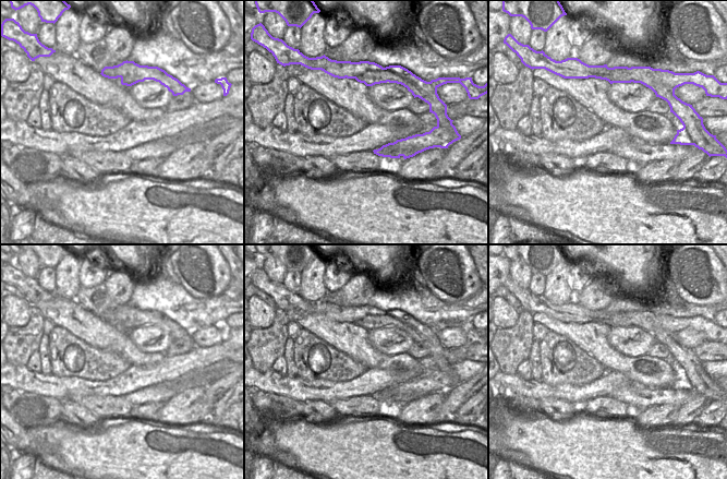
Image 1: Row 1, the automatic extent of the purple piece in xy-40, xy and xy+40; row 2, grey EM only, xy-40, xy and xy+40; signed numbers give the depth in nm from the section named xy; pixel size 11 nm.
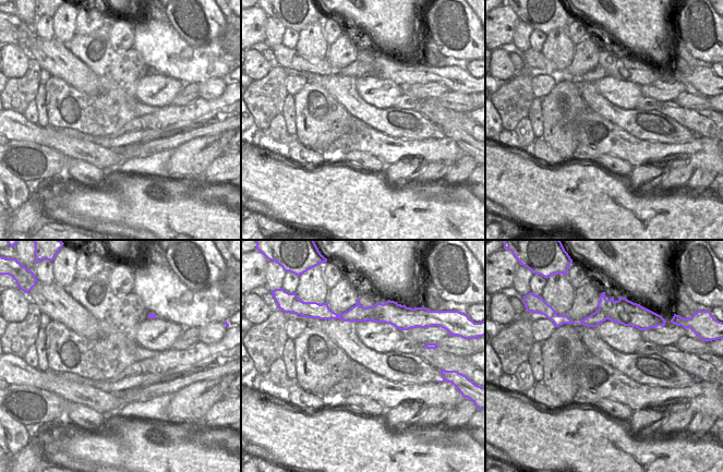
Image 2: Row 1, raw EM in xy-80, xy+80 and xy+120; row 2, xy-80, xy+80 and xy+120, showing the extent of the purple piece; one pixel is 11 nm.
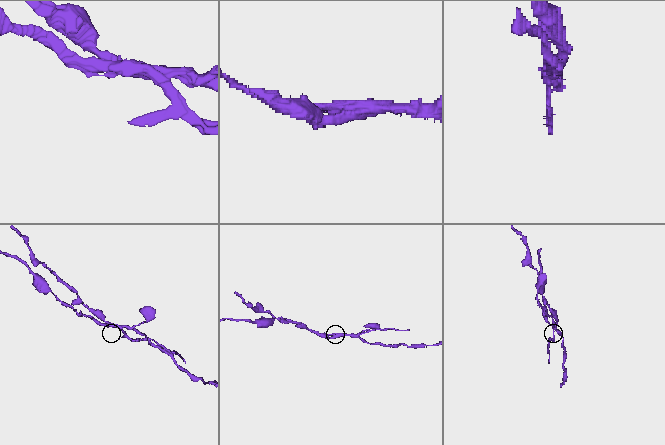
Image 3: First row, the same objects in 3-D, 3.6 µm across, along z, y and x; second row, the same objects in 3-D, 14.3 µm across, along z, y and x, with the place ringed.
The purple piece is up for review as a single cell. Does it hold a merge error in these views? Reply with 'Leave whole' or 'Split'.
Split.

